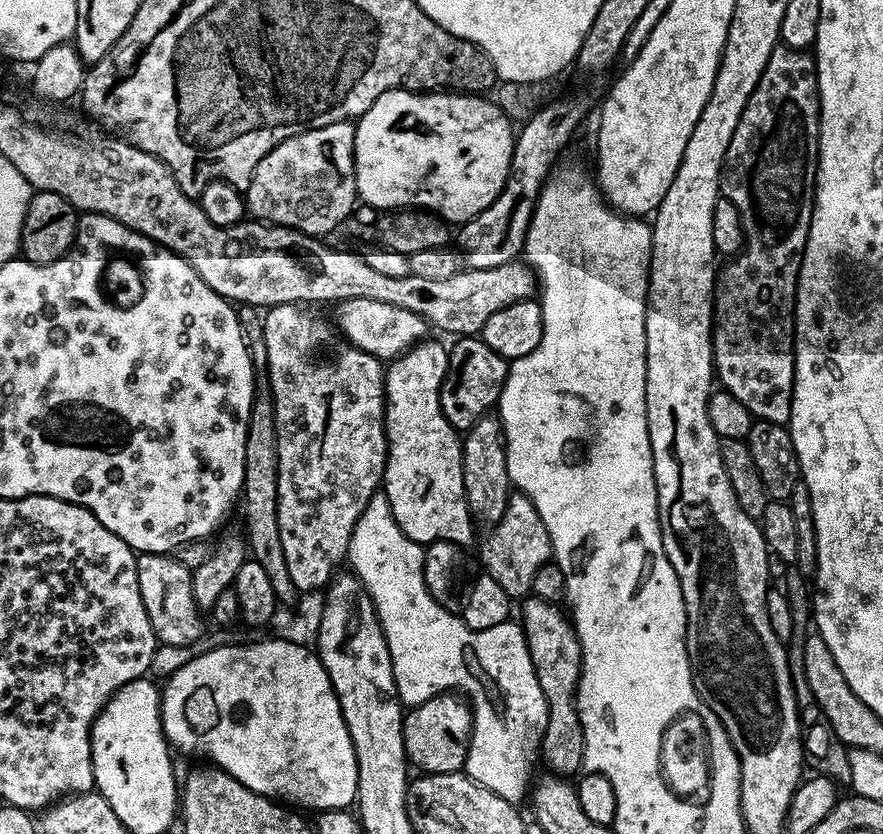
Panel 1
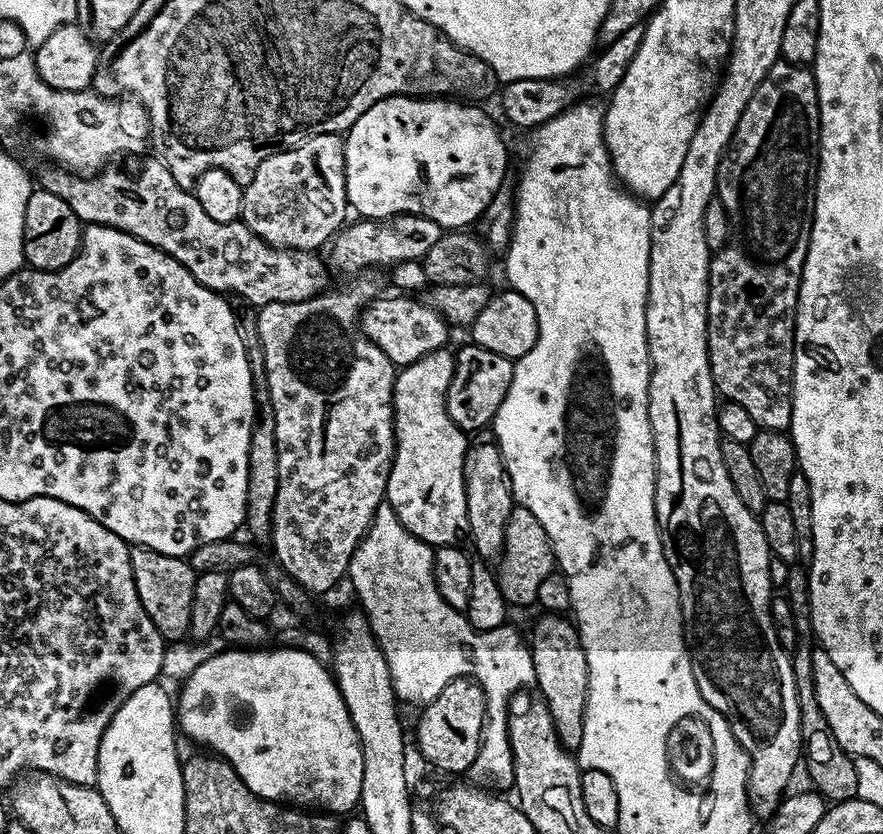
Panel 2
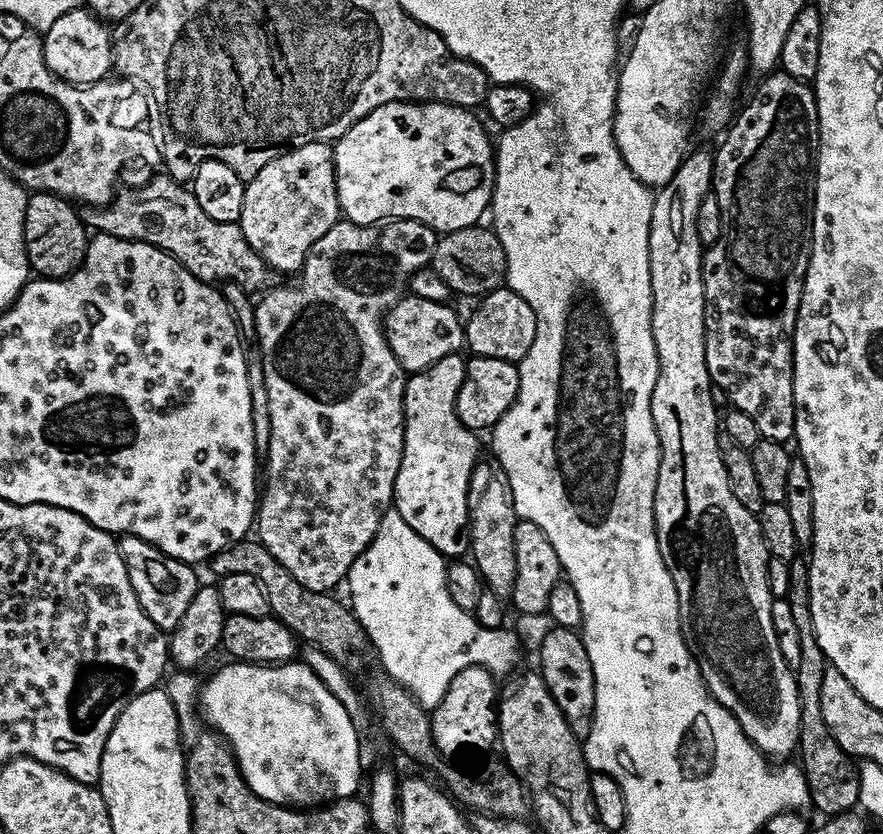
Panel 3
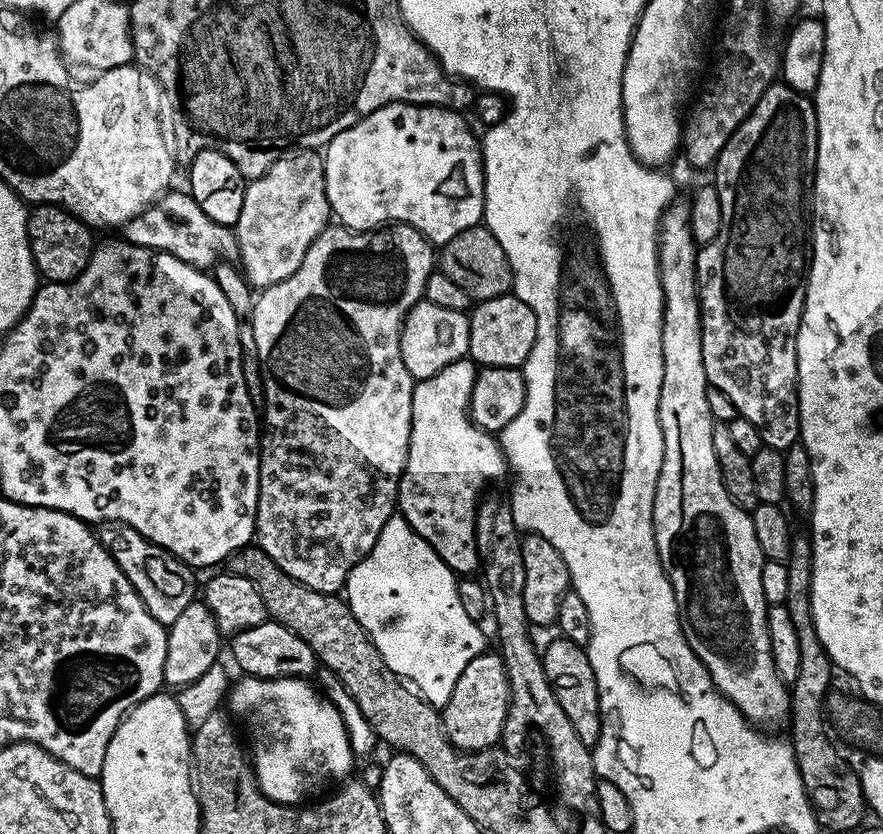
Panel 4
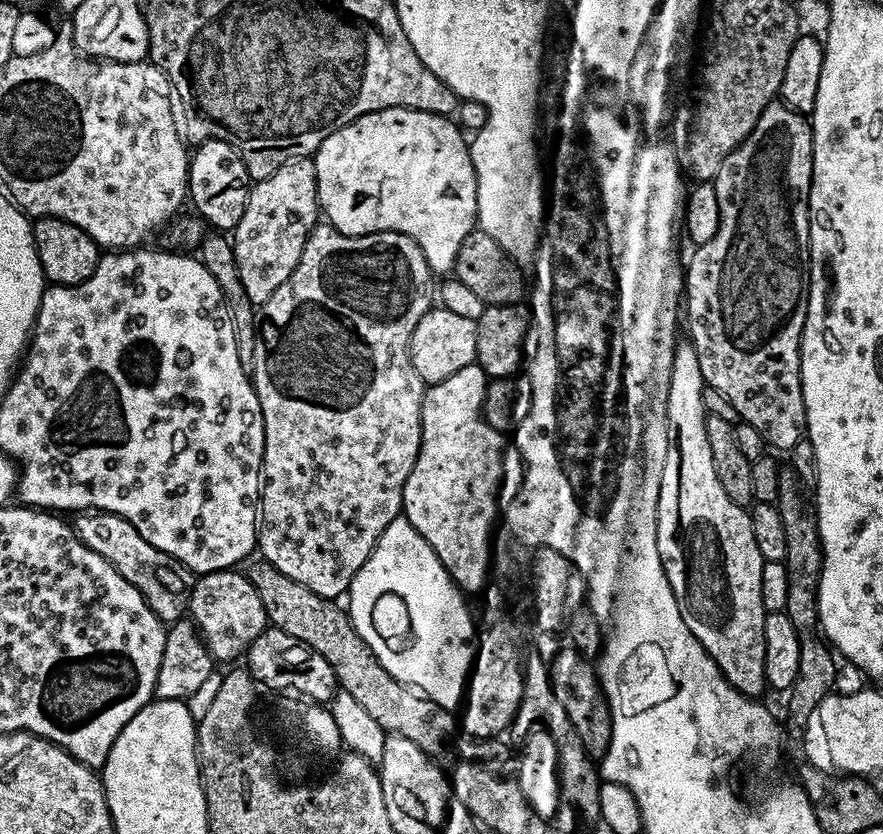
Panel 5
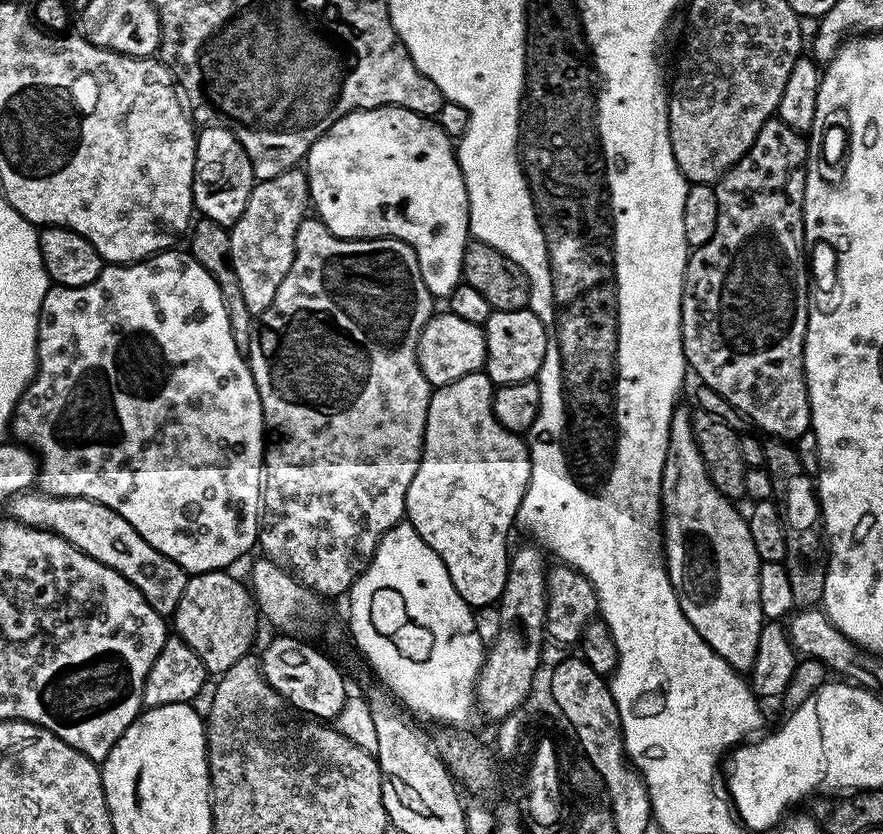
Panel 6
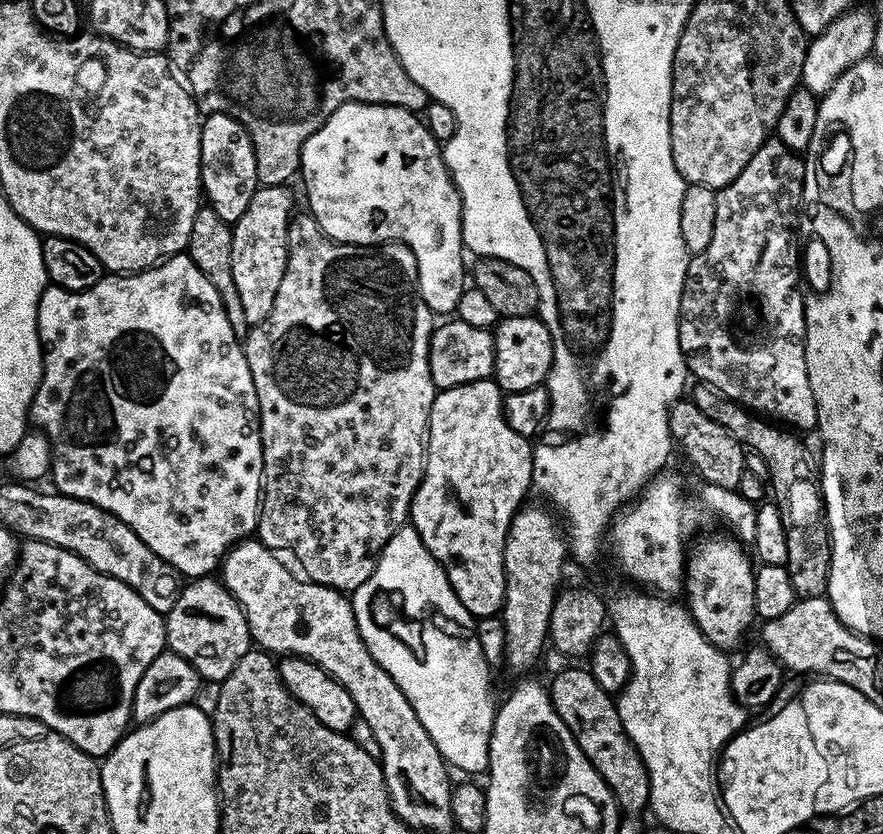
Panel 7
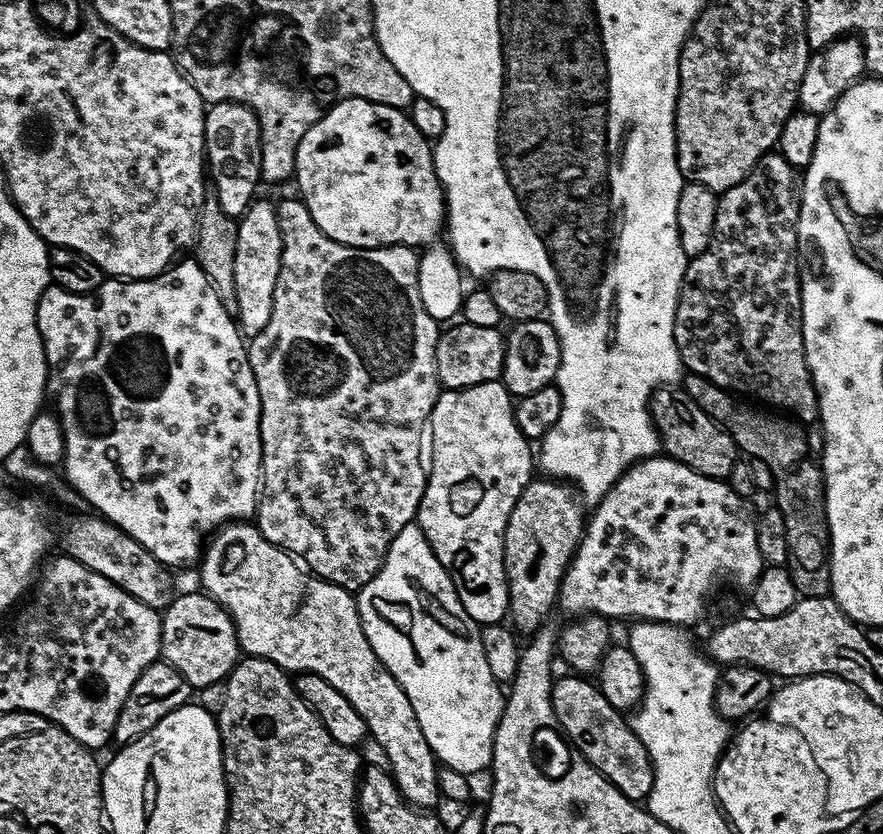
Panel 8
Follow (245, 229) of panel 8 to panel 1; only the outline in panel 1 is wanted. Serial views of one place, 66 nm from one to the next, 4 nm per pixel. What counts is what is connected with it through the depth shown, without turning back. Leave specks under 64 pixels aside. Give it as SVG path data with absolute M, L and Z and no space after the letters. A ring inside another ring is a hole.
M343 120L342 122L334 122L330 126L322 126L321 128L309 128L306 132L300 132L294 138L290 138L286 142L282 142L278 146L274 146L274 150L270 150L270 154L266 154L266 158L262 158L262 162L258 162L258 166L252 175L250 186L246 189L246 208L249 213L257 221L274 224L278 228L292 228L296 232L305 232L308 236L317 238L327 237L327 232L332 232L344 219L353 215L354 209L358 204L356 194L356 167L354 166L354 134L356 133L355 123Z

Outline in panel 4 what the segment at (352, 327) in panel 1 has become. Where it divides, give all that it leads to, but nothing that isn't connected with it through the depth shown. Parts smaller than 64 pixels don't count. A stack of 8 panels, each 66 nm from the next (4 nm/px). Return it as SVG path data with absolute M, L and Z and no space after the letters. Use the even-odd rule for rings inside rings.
M422 299L406 314L400 331L402 362L410 370L413 381L425 380L438 370L468 356L470 326L468 316L458 310L446 310L446 306L434 306L434 302Z

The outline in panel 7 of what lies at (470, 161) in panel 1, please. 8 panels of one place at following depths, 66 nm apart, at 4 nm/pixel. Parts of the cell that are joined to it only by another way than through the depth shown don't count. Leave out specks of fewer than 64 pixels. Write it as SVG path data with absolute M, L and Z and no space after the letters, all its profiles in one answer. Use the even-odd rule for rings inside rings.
M350 102L338 106L330 118L302 146L300 155L299 175L304 176L304 192L308 195L307 211L318 222L318 226L331 240L337 240L343 244L404 244L414 254L416 265L420 271L420 293L422 298L427 300L428 307L433 313L451 313L456 306L456 299L464 292L466 287L466 264L464 268L464 256L466 249L462 238L462 202L460 201L460 191L456 189L456 184L452 181L452 176L444 164L444 154L441 141L430 134L430 130L425 126L423 119L417 113L390 106L389 104L359 104Z

